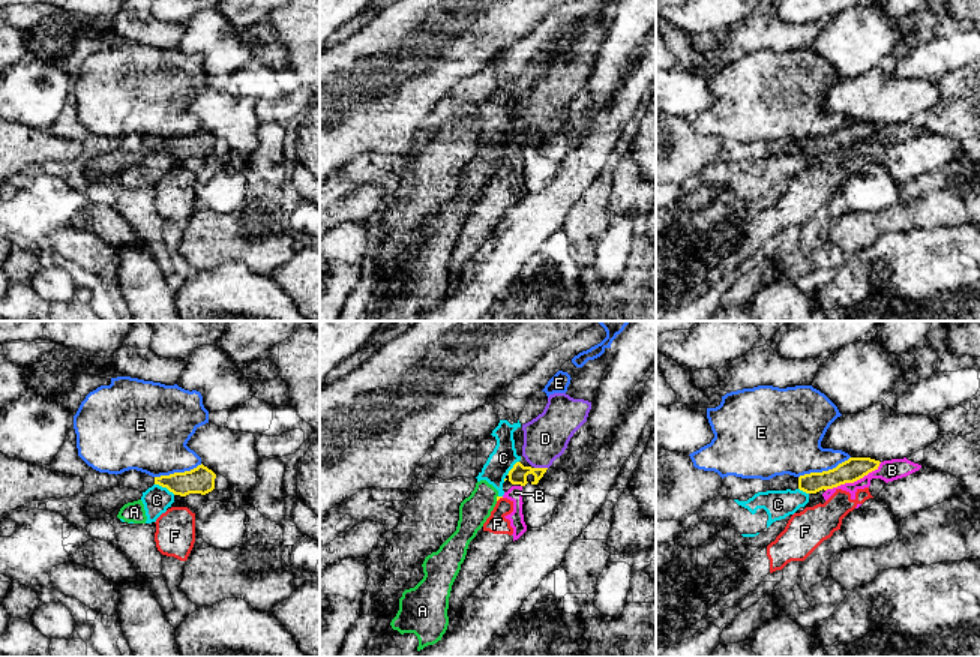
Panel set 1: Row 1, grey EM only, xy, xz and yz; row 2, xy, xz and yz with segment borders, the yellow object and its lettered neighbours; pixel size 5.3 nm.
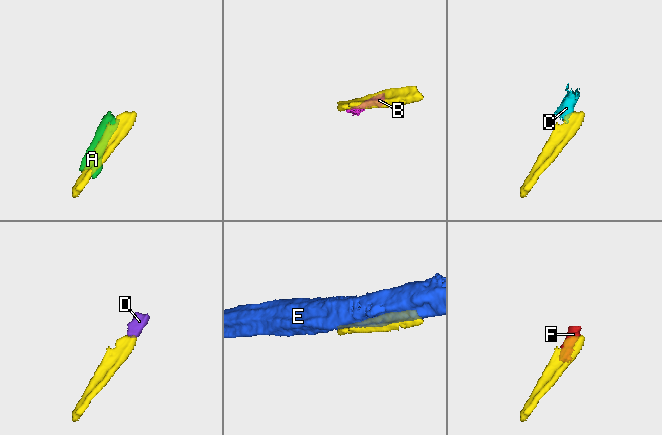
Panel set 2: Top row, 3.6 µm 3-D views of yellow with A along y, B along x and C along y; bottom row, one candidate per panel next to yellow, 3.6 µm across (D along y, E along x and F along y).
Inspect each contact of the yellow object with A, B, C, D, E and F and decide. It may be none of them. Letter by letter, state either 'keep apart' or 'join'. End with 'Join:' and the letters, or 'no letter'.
A: keep apart
B: keep apart
C: keep apart
D: join
E: keep apart
F: keep apart
Join: D

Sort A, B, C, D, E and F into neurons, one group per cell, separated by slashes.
A C / B F / D / E

